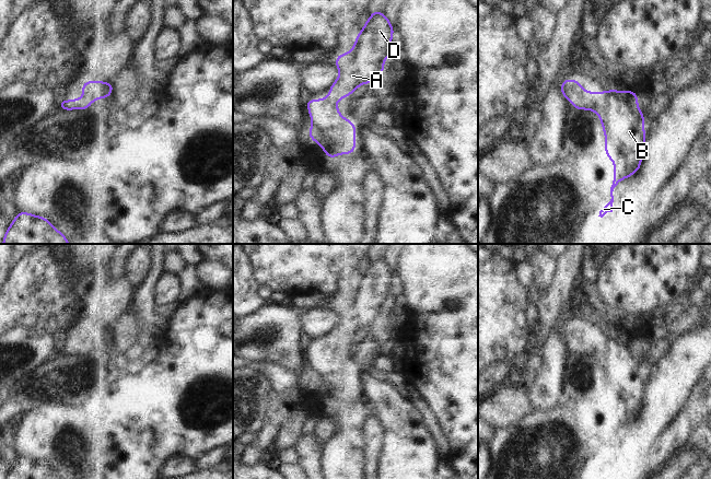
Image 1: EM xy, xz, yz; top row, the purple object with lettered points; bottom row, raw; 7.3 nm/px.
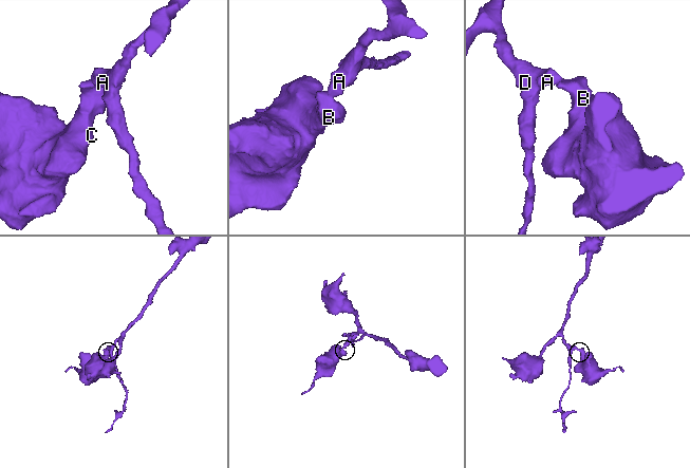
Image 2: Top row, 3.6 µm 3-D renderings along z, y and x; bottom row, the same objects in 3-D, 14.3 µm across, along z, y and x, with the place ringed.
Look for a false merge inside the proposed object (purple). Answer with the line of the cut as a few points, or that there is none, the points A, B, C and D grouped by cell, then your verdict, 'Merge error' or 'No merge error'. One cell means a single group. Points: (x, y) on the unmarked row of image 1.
No split. Groups: A B C D. No merge error.

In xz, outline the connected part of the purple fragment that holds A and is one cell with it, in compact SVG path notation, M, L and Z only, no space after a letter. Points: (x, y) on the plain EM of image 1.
M380 255L374 256L352 294L336 302L340 320L331 329L329 340L322 344L306 344L312 363L308 383L323 393L328 404L356 397L356 369L340 360L336 347L350 341L363 328L382 326L384 306L393 300L393 279L389 265Z

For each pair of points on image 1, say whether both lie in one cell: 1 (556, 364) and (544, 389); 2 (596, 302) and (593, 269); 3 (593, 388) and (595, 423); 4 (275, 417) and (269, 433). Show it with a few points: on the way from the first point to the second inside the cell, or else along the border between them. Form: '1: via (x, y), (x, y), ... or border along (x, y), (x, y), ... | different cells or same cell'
1: via (549, 371), (545, 375), (545, 383) | same cell
2: via (592, 294), (591, 277) | same cell
3: border along (568, 397), (604, 398) | different cells
4: border along (265, 423), (270, 423), (278, 428) | different cells

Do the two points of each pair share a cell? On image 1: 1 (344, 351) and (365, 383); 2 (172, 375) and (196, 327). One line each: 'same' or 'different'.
1: different
2: same

